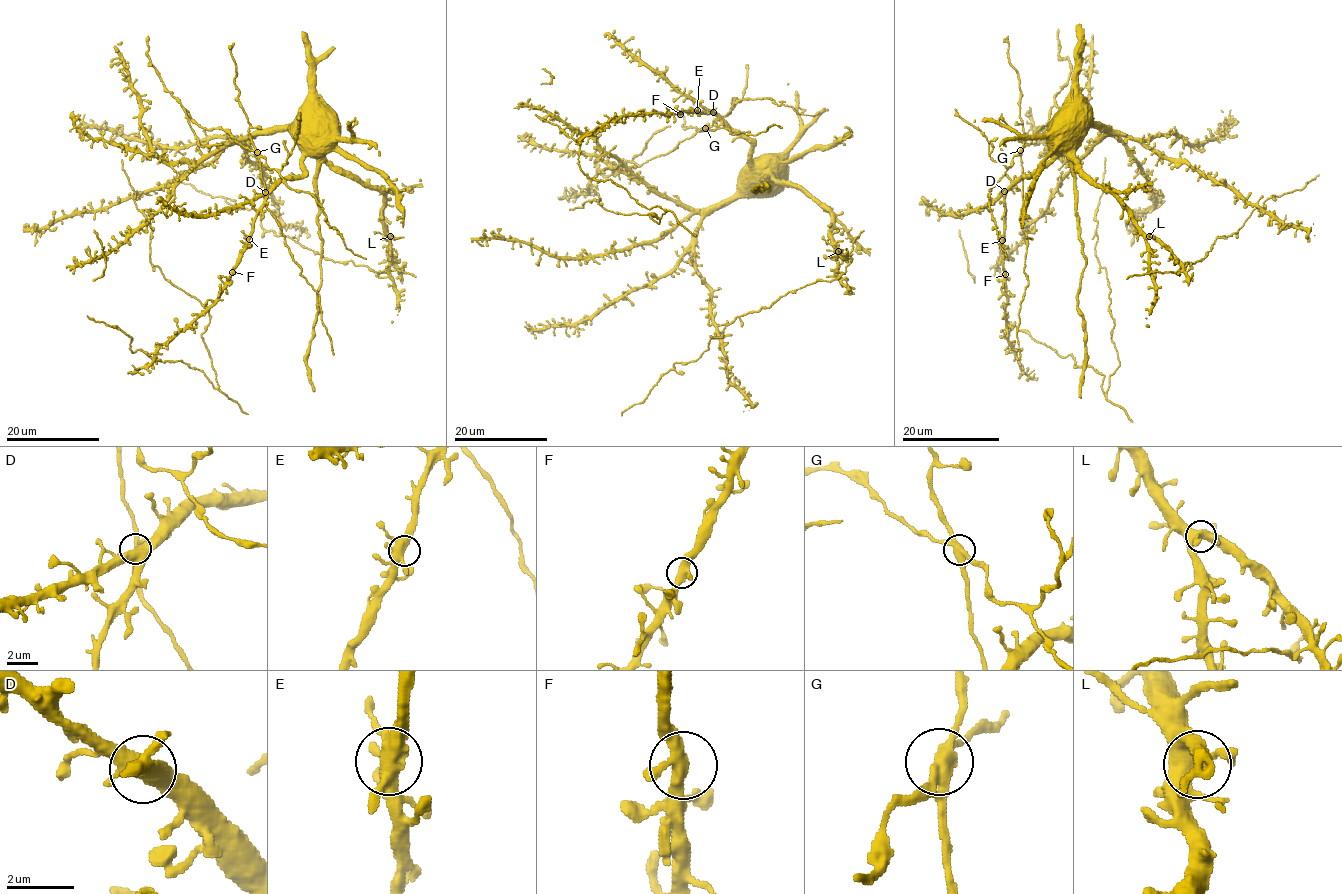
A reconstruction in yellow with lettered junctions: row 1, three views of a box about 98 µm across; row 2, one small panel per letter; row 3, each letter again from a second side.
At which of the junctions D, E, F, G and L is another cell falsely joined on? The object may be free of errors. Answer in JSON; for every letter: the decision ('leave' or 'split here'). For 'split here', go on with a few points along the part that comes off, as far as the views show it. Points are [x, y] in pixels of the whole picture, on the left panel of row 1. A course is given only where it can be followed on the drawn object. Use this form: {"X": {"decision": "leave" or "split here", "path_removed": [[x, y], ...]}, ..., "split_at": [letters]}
{"D": {"decision": "leave"}, "E": {"decision": "leave"}, "F": {"decision": "leave"}, "G": {"decision": "split here", "path_removed": [[258, 153], [245, 148], [224, 129], [205, 129], [192, 119], [149, 64], [147, 36]]}, "L": {"decision": "leave"}, "split_at": ["G"]}

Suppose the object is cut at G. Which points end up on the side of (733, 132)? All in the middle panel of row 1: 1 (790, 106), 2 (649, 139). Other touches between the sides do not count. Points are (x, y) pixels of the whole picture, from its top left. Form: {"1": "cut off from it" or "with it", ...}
{"1": "cut off from it", "2": "cut off from it"}

